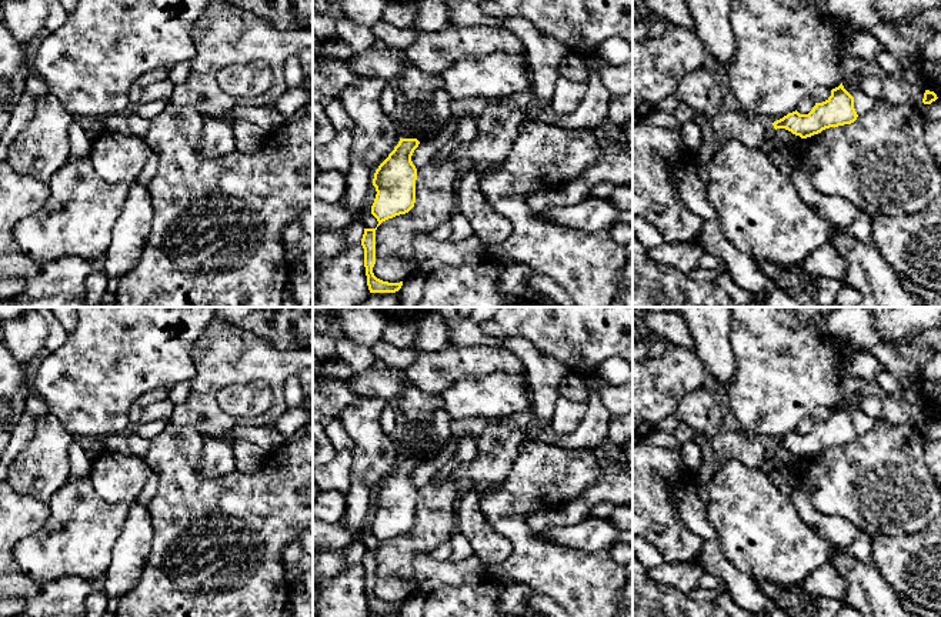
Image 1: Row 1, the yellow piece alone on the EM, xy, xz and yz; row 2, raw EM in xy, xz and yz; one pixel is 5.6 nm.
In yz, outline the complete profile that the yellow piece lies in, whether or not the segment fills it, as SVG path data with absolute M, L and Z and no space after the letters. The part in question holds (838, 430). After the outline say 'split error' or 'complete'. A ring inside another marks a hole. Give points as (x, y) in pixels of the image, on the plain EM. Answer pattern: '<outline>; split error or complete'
M842 403L831 410L831 416L815 423L808 434L797 430L773 443L774 448L785 448L801 458L811 457L830 447L851 444L858 434L854 428L854 417L844 408Z; complete

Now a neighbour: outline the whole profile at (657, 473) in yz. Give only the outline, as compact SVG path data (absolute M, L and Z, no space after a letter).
M633 443L633 536L651 543L667 564L685 564L701 556L704 540L694 534L674 511L674 491L695 483L695 471L683 464L681 450Z

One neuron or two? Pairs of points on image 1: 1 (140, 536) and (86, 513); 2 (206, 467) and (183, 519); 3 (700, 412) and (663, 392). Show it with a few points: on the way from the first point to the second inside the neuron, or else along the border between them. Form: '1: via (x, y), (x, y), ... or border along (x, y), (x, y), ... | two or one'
1: border along (130, 506), (110, 560) | two
2: border along (203, 440), (197, 470), (204, 476), (232, 473) | two
3: border along (703, 384), (691, 389), (680, 400), (674, 413) | two

